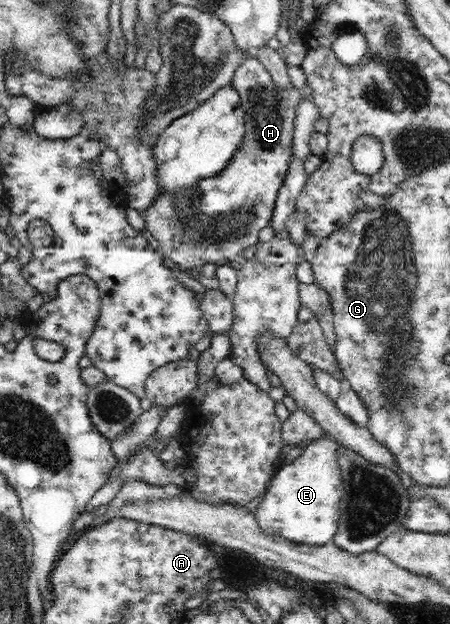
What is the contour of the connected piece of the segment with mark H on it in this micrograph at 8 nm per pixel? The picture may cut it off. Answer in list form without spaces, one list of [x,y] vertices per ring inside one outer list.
[[[254,53],[246,57],[242,65],[238,67],[233,82],[241,97],[245,126],[242,141],[238,143],[238,149],[228,159],[226,167],[222,167],[218,173],[211,174],[210,177],[198,179],[196,183],[188,187],[160,187],[144,211],[146,229],[160,243],[159,251],[183,269],[201,270],[202,266],[208,262],[224,263],[226,259],[229,263],[240,260],[242,251],[258,242],[261,231],[266,225],[275,221],[273,215],[276,211],[279,191],[289,172],[297,109],[302,102],[306,101],[302,99],[302,91],[294,87],[292,83],[284,90],[280,90],[277,83],[274,83],[273,76],[259,62]]]

